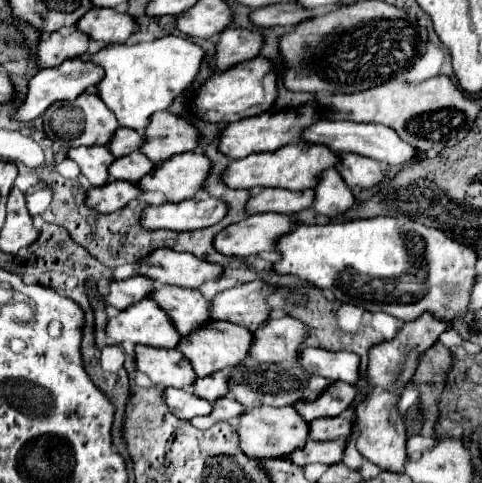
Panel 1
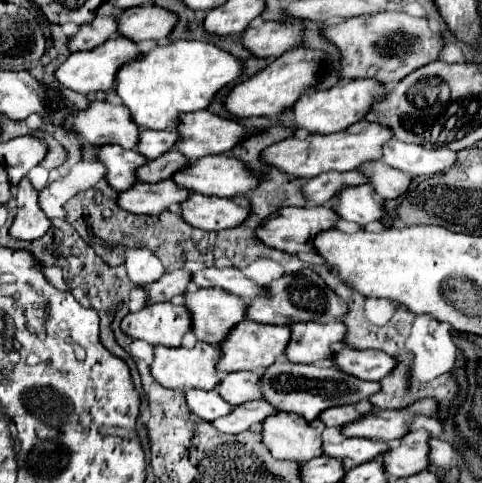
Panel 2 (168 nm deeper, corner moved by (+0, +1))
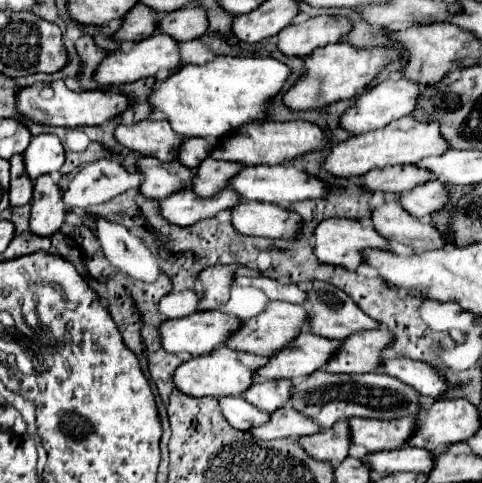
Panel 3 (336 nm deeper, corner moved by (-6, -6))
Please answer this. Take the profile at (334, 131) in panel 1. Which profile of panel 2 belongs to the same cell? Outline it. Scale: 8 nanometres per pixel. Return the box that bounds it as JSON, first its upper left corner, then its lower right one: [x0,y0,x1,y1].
[384,139,458,179]

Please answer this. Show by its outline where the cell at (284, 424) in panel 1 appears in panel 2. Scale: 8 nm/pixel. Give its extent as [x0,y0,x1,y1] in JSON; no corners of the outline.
[262,413,322,463]

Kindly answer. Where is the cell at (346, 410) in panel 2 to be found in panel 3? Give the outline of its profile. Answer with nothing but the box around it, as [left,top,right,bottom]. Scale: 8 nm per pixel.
[350,418,414,452]

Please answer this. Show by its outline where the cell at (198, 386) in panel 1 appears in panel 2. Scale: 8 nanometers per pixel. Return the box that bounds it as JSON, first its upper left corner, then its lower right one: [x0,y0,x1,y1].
[216,371,262,405]

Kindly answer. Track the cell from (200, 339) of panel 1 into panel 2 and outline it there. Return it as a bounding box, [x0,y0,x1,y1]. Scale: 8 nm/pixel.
[216,321,290,375]

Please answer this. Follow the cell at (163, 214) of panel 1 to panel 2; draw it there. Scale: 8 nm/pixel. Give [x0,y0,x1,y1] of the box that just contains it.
[182,193,250,231]

